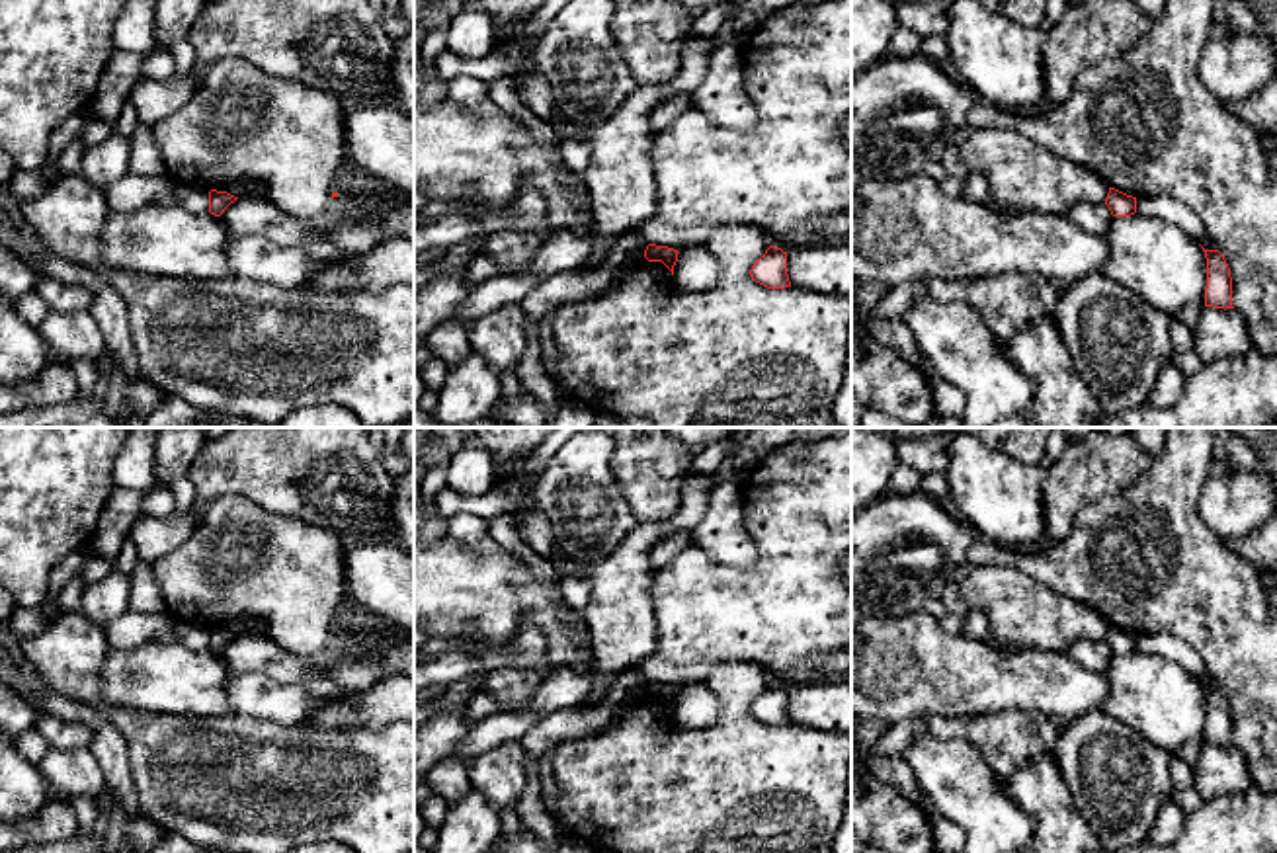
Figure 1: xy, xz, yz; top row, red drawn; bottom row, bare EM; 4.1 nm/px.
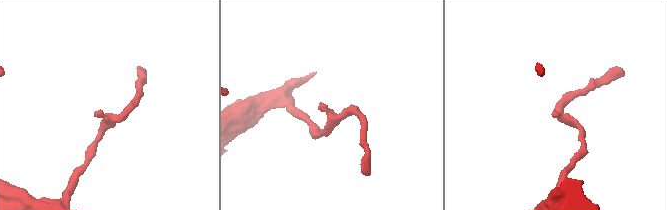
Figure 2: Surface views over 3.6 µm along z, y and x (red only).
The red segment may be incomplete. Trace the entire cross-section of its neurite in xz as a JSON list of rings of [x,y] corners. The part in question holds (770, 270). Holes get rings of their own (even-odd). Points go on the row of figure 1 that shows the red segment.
[[[769,246],[765,254],[752,265],[750,275],[756,283],[767,289],[791,287],[787,275],[787,252]]]

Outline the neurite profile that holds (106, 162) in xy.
[[[113,131],[103,142],[84,152],[80,178],[103,189],[129,174],[129,156],[131,139]]]

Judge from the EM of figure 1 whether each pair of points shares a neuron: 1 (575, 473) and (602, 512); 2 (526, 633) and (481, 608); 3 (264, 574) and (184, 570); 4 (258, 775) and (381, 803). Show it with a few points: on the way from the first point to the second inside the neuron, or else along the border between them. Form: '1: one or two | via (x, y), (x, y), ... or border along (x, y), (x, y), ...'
1: one | via (578, 483), (578, 488), (592, 502)
2: two | border along (483, 652), (504, 647), (532, 619), (549, 662)
3: one | via (245, 574), (204, 576)
4: one | via (289, 785), (350, 787)

